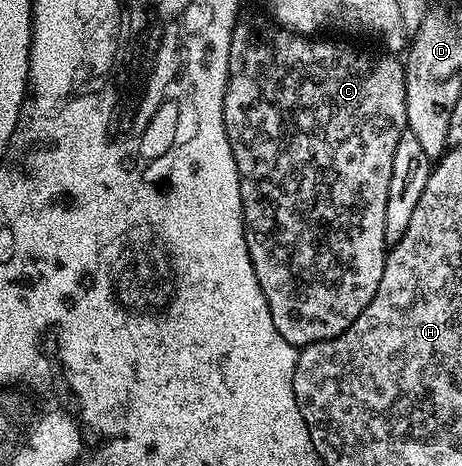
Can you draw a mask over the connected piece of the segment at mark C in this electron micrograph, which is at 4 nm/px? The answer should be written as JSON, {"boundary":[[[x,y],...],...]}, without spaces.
{"boundary":[[[244,21],[237,22],[232,40],[230,41],[230,61],[228,62],[228,84],[226,85],[226,97],[223,101],[223,127],[226,129],[228,144],[234,157],[234,165],[238,165],[238,181],[240,182],[240,192],[242,193],[242,213],[244,214],[244,236],[246,245],[250,253],[250,261],[254,265],[254,273],[258,277],[258,285],[268,302],[270,317],[274,321],[274,329],[286,337],[296,348],[303,349],[309,347],[311,343],[321,343],[327,339],[337,339],[350,325],[354,325],[356,318],[370,305],[374,293],[378,293],[378,281],[382,281],[382,269],[386,258],[386,197],[390,197],[390,173],[394,169],[394,149],[398,149],[398,141],[408,126],[406,121],[406,85],[404,84],[404,63],[395,54],[383,53],[384,55],[371,55],[368,51],[359,51],[356,47],[351,47],[348,43],[335,43],[328,37],[309,37],[298,35],[294,31],[285,31],[279,25],[272,27],[251,27]]]}

